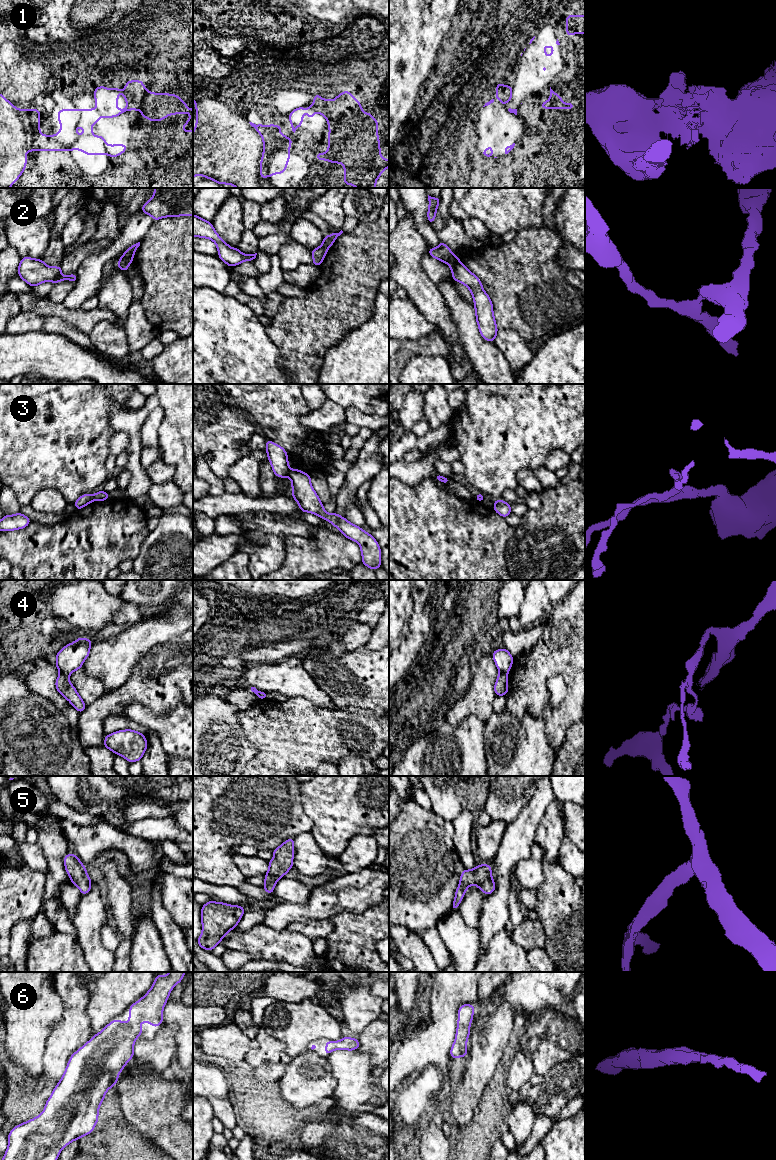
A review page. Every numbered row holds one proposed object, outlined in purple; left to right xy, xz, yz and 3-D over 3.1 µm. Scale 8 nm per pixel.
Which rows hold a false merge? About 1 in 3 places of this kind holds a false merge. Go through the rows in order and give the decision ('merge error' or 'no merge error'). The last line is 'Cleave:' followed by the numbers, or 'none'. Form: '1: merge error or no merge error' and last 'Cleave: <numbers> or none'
1: merge error
2: merge error
3: merge error
4: merge error
5: no merge error
6: no merge error
Cleave: 1, 2, 3, 4

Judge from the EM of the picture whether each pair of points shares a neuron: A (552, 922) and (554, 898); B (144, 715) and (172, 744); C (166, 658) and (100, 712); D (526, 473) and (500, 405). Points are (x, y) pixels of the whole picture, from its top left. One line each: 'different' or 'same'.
A: same
B: same
C: same
D: different

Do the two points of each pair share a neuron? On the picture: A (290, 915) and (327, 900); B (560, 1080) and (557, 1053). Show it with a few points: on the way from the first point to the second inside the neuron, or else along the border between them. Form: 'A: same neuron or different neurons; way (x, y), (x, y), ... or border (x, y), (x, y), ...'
A: same neuron; way (299, 912), (311, 911), (318, 905)
B: different neurons; border (574, 1056), (558, 1062), (544, 1076)

